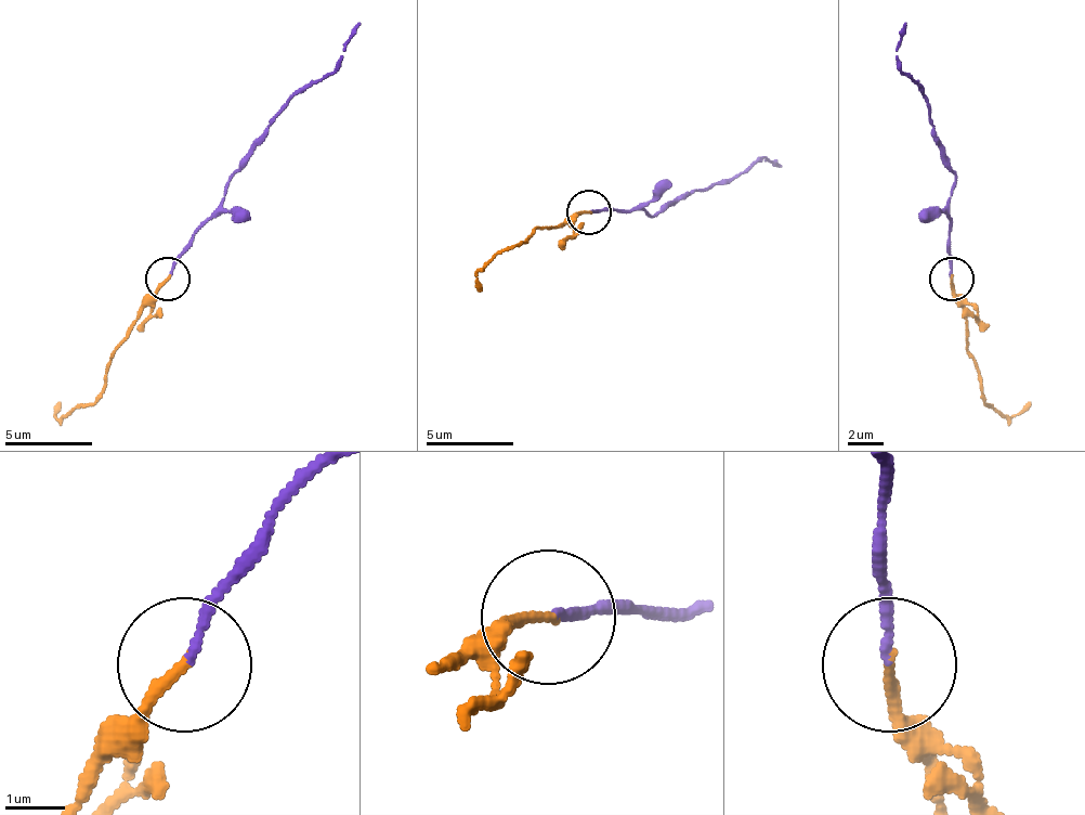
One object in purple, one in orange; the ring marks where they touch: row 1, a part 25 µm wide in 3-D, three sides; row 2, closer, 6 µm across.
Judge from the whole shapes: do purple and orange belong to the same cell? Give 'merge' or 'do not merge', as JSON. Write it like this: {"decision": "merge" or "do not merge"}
{"decision": "do not merge"}

